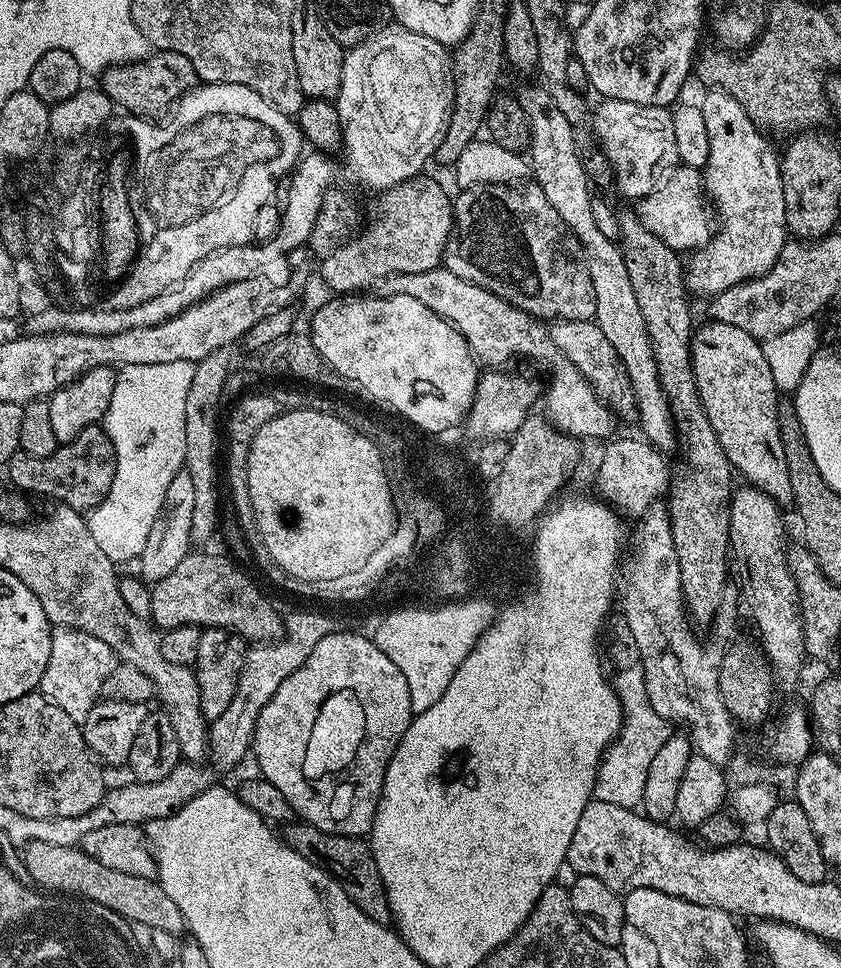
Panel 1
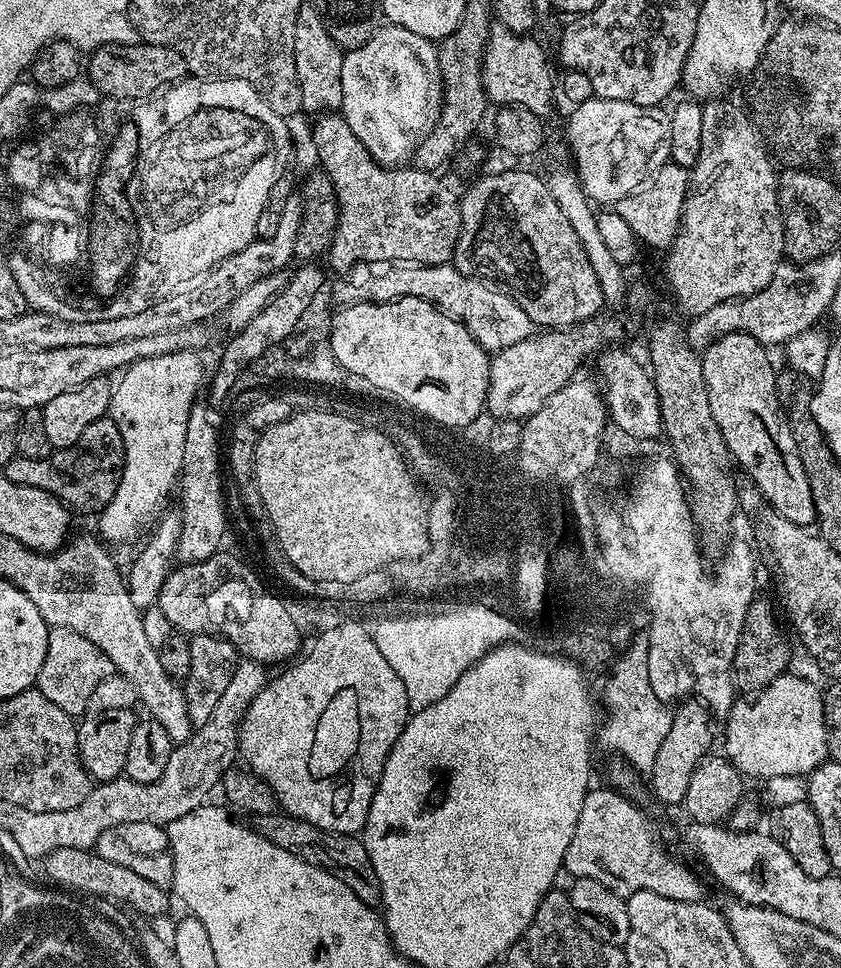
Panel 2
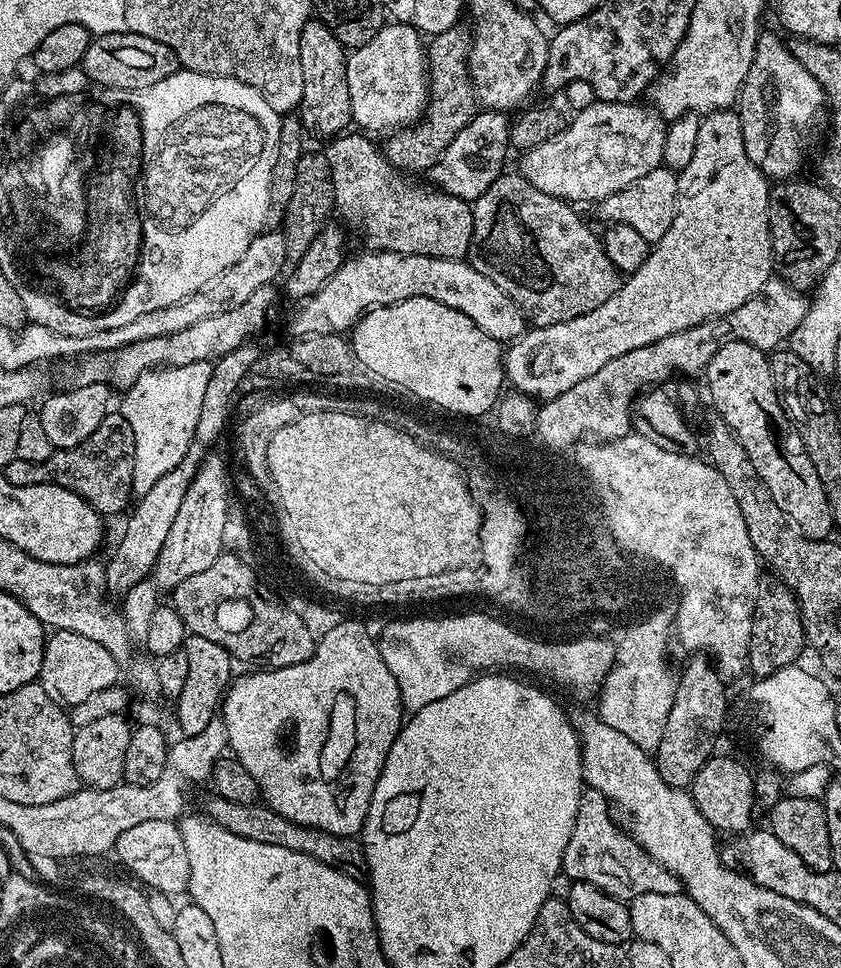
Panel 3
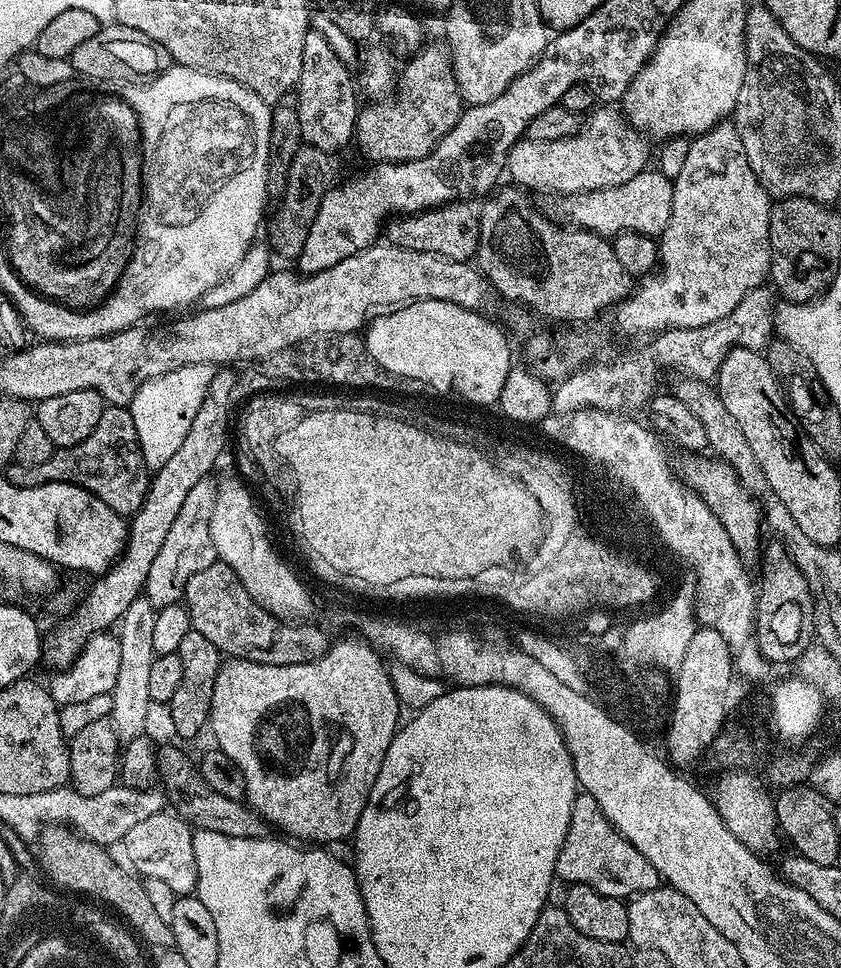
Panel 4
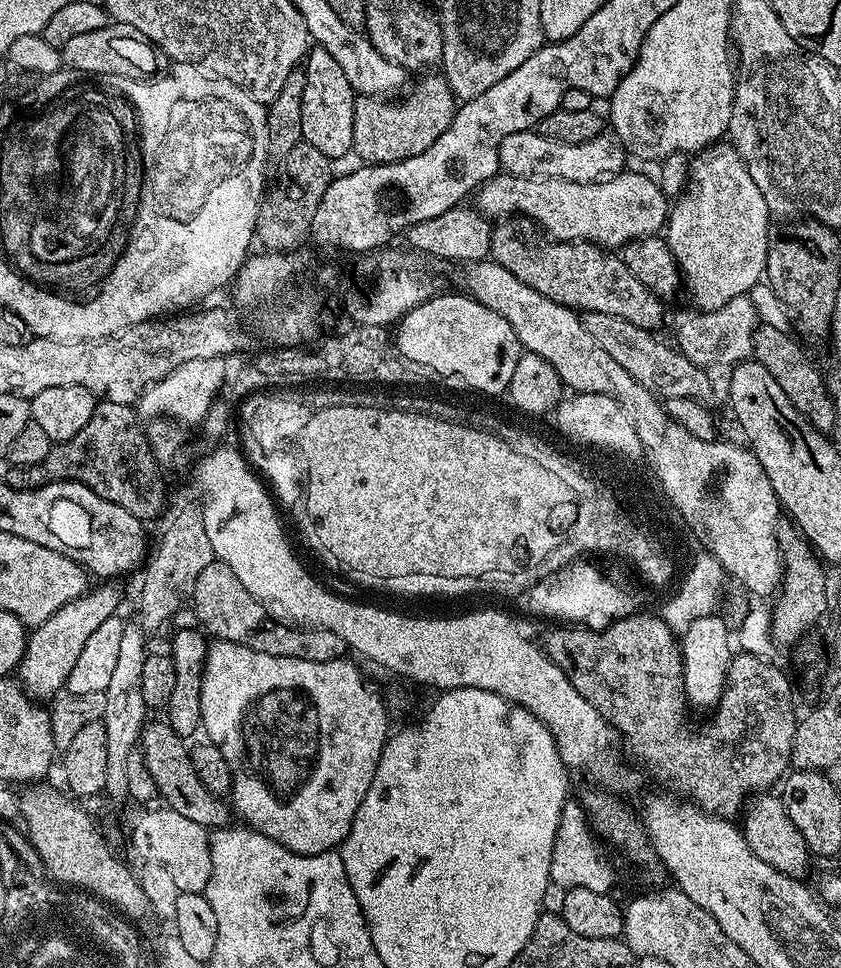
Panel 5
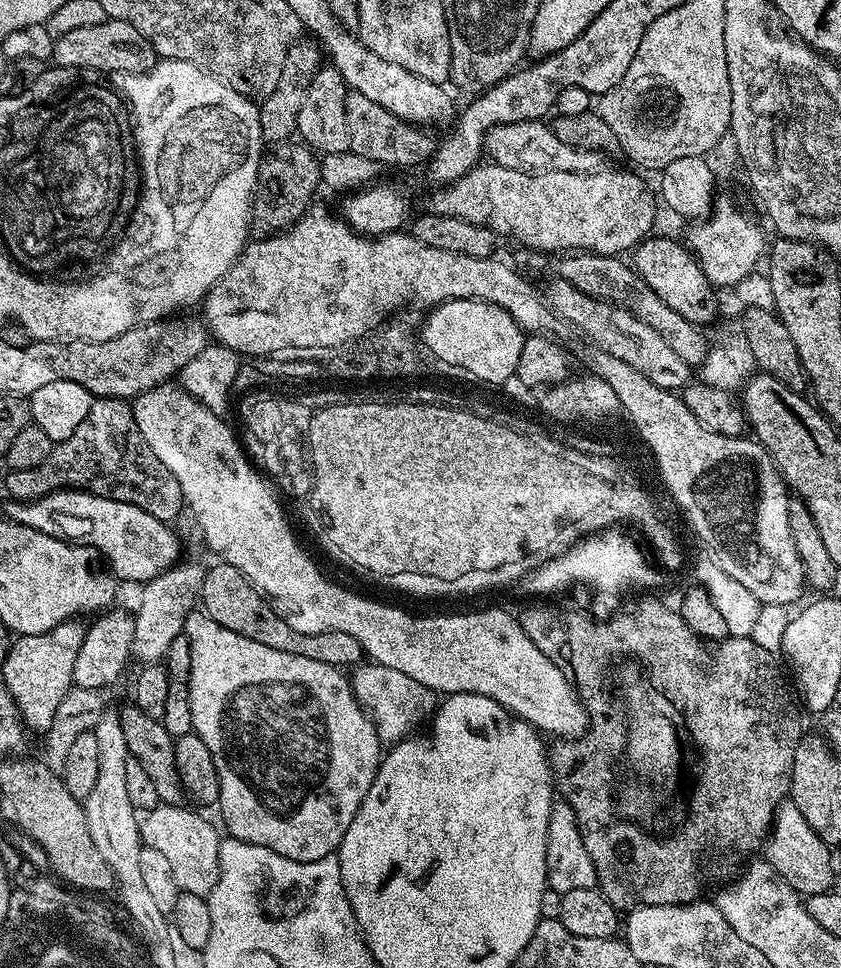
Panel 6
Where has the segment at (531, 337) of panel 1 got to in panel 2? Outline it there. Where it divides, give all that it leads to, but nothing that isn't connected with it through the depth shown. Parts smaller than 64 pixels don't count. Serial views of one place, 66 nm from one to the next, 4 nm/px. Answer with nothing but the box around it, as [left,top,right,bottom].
[336,262,534,354]

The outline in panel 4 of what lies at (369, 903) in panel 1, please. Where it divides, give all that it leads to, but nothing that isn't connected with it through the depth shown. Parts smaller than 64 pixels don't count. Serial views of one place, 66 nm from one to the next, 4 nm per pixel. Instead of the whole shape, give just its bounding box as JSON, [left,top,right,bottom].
[156,744,270,838]

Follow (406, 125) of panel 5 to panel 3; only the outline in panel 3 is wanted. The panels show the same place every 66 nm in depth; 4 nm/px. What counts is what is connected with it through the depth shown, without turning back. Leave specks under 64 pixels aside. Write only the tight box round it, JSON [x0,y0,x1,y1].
[382,26,478,174]

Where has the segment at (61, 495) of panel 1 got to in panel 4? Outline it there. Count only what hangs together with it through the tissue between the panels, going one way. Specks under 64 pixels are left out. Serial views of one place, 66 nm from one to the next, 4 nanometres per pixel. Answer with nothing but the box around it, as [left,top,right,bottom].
[2,406,150,518]

